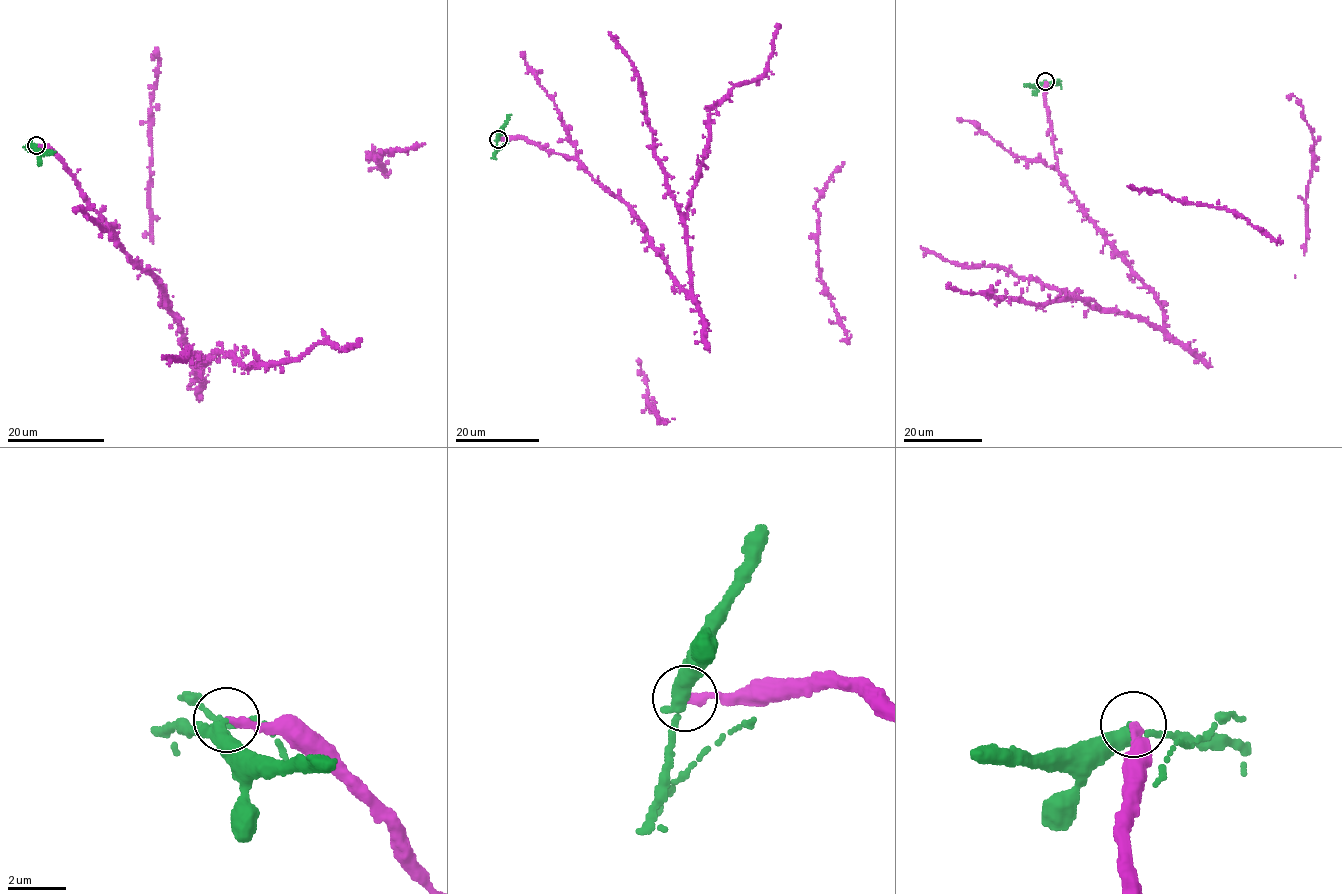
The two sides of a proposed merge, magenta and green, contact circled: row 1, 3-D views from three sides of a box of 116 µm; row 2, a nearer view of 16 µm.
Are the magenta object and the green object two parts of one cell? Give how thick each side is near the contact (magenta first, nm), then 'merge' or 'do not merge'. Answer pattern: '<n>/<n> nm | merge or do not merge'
300/340 nm | do not merge

